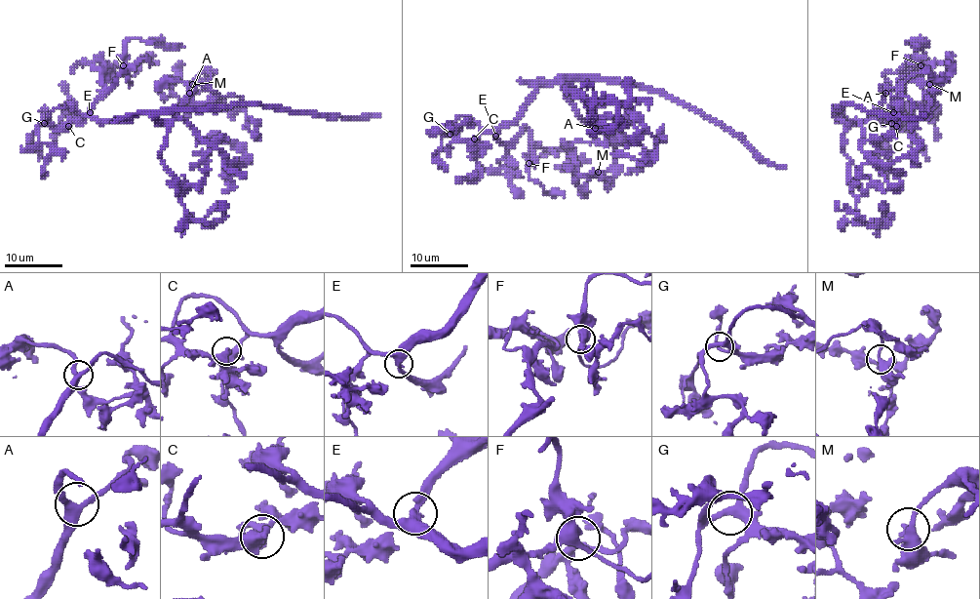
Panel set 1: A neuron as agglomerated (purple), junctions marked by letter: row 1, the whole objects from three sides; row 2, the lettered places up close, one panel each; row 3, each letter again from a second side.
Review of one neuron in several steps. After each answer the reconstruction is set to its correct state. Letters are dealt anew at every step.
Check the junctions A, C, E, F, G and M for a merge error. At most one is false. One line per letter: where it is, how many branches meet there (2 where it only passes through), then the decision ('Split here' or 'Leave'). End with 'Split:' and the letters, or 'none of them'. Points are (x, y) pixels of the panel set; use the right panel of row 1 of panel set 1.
A: Place: (885, 93). Branches: 3. Leave
C: Place: (896, 126). Branches: 3. Leave
E: Place: (893, 112). Branches: 3. Leave
F: Place: (921, 65). Branches: 3. Leave
G: Place: (891, 123). Branches: 3. Leave
M: Place: (929, 84). Branches: 3. Leave
Split: none of them

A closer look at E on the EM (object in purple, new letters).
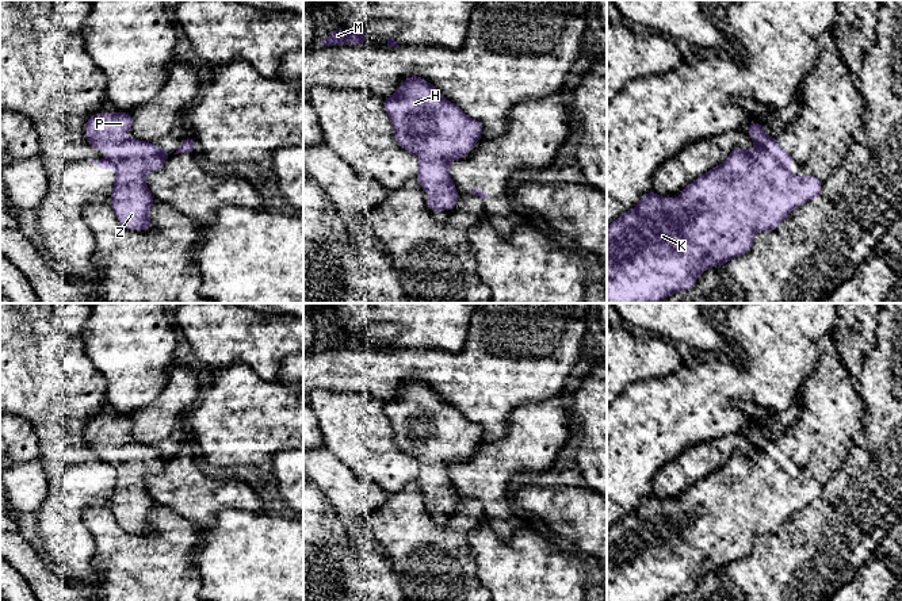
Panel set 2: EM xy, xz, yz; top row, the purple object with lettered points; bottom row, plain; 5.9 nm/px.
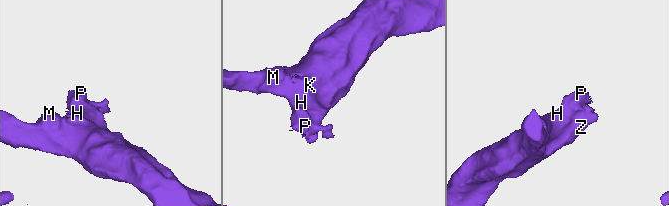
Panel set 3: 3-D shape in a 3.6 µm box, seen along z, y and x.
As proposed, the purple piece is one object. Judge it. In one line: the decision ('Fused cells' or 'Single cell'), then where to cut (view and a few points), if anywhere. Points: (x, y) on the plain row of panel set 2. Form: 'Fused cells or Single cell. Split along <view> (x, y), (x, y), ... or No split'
Single cell. No split

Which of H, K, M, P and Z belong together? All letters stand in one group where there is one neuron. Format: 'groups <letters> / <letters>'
groups H K M P Z

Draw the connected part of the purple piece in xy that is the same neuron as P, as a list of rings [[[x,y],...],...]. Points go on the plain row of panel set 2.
[[[127,416],[93,417],[88,421],[84,439],[88,447],[103,455],[111,455],[111,462],[91,464],[99,472],[115,470],[115,485],[111,495],[111,510],[118,524],[129,533],[153,533],[149,514],[156,506],[146,486],[145,478],[163,471],[172,458],[150,445],[125,443],[123,437],[133,435],[133,420]]]

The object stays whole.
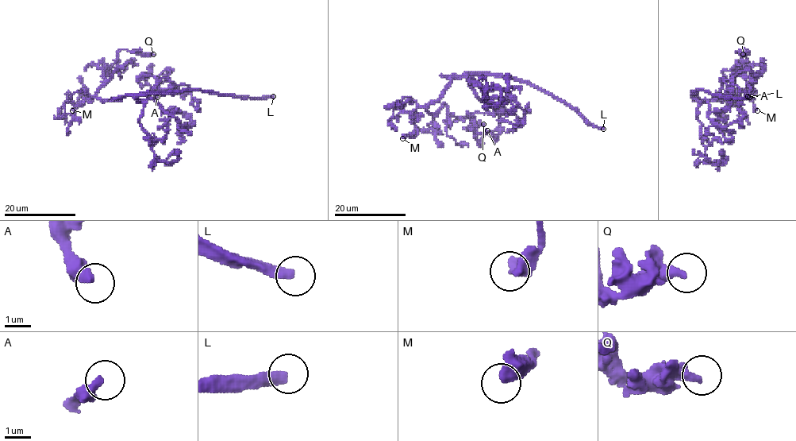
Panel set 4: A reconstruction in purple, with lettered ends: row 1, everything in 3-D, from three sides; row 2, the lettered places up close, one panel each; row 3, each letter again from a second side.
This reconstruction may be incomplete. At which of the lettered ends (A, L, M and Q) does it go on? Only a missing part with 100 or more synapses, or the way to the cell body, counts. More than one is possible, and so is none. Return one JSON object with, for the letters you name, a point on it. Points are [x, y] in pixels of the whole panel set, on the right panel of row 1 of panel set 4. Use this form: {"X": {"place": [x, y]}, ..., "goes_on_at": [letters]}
{"L": {"place": [747, 96]}, "goes_on_at": ["L"]}

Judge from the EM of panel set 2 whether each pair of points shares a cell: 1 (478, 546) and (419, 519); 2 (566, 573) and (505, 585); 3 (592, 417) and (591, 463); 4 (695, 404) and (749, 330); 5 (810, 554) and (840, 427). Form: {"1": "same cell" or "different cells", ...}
{"1": "different cells", "2": "same cell", "3": "same cell", "4": "same cell", "5": "different cells"}

